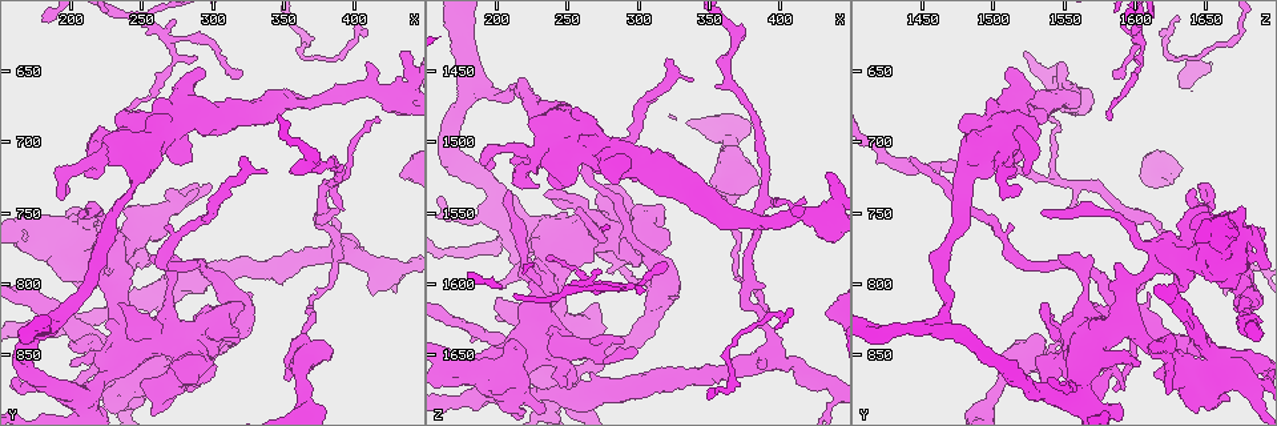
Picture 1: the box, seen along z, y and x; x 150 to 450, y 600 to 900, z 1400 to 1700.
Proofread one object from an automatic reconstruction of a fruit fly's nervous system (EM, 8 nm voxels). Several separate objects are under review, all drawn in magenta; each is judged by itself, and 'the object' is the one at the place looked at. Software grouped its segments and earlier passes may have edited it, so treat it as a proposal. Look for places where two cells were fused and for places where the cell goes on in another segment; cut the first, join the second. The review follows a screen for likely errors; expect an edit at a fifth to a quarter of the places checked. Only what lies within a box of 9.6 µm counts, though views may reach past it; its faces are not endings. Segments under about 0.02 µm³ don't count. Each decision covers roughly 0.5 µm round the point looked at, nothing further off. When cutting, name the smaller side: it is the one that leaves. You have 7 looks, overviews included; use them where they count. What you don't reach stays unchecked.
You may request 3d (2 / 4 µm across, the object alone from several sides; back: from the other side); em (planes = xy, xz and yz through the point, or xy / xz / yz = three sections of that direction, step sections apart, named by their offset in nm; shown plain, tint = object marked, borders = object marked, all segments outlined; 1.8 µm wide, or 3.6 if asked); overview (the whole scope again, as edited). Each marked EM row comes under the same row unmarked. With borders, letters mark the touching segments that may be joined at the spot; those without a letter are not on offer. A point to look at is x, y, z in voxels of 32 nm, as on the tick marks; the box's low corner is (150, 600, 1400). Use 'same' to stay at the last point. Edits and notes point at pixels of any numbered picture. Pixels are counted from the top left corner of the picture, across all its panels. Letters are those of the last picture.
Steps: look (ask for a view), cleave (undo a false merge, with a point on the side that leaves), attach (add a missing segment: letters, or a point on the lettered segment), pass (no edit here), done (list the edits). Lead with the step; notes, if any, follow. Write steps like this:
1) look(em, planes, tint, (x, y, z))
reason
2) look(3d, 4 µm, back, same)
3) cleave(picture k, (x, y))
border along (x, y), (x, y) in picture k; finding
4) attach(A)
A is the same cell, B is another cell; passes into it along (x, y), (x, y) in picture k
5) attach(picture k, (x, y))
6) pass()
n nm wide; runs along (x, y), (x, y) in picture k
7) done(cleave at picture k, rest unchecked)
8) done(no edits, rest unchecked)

look(em, xz, step 8, borders, (194, 726, 1504))
sharp bend

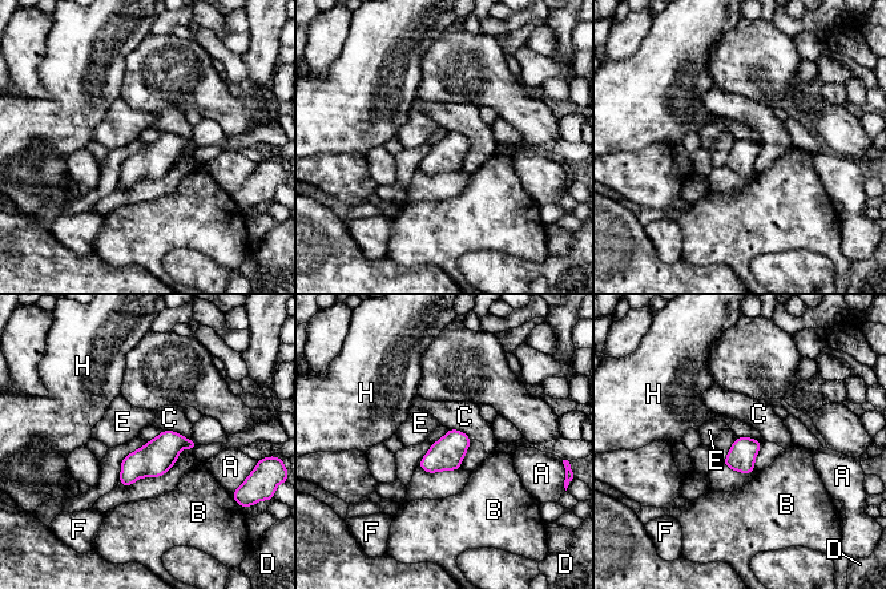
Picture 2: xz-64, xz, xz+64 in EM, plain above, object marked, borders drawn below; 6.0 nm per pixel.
pass()
170 nm wide; A, B, C, D, E, F and H are other cells; border along (162, 430), (170, 430), (192, 439) in picture 2; all the same cell

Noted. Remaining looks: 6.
look(3d, 4 µm, back, (282, 672, 1516))

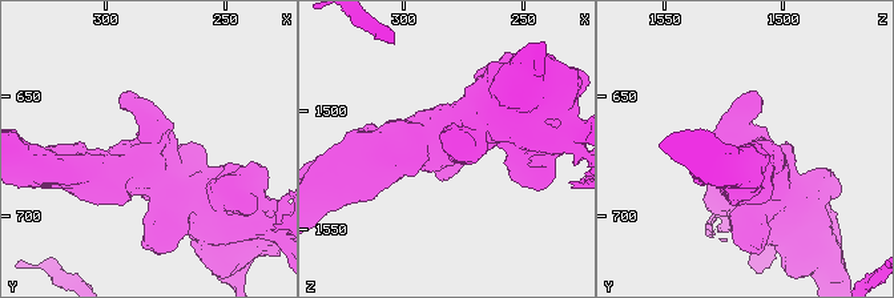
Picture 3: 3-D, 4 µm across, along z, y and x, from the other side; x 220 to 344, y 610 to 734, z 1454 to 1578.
look(em, 3.6 µm, xz, step 8, tint, same)
3 arms; arms of 280, 600, 650 nm; shape alone is not enough

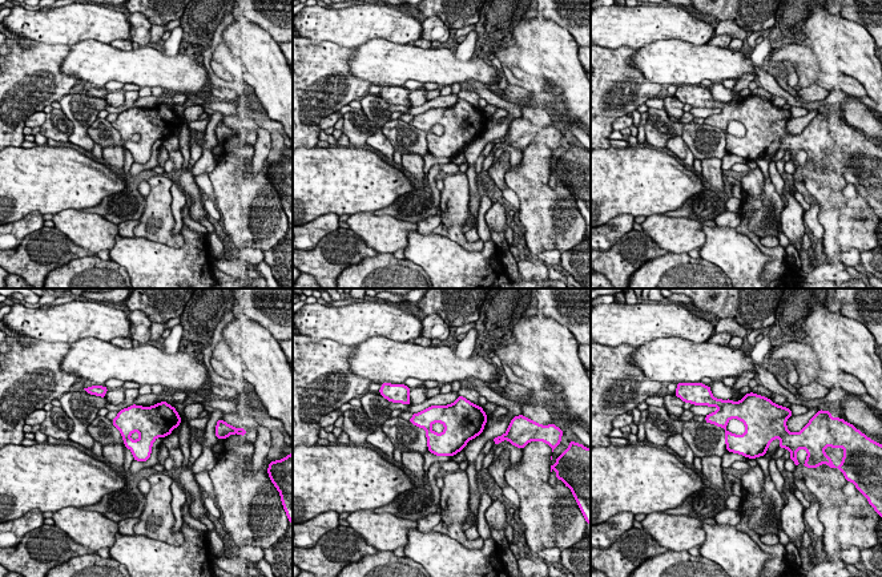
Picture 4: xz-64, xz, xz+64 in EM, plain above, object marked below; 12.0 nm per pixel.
look(em, 3.6 µm, yz, step 16, borders, same)
cut it another way

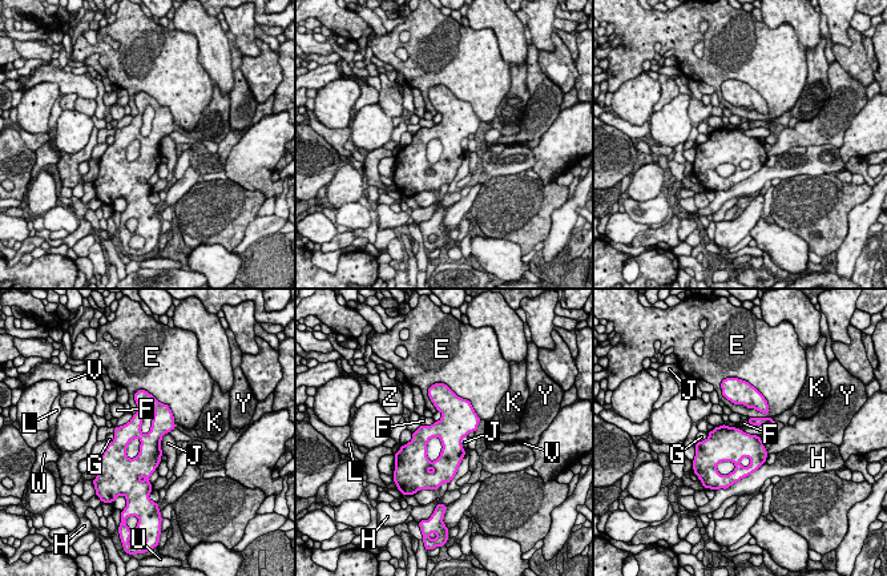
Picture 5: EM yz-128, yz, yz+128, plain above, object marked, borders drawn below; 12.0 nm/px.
pass()
E, F, G, H, J, K, L, U, V, W, Y and Z are other cells; border along (435, 422), (422, 426) in picture 5; all the same cell

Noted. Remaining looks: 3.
look(3d, 2 µm, (288, 734, 1640))
free end

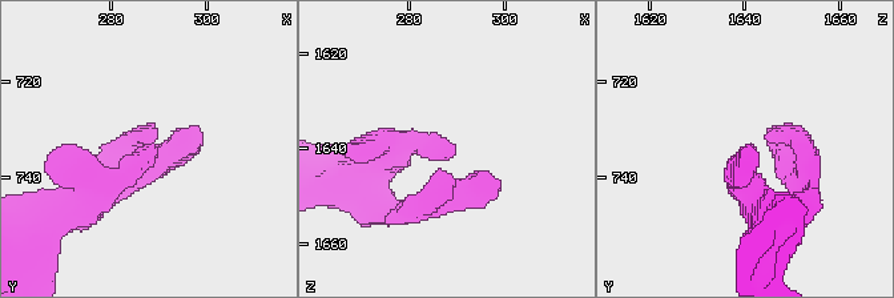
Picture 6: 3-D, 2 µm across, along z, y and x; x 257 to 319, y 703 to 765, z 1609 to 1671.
look(em, planes, borders, (289, 734, 1639))

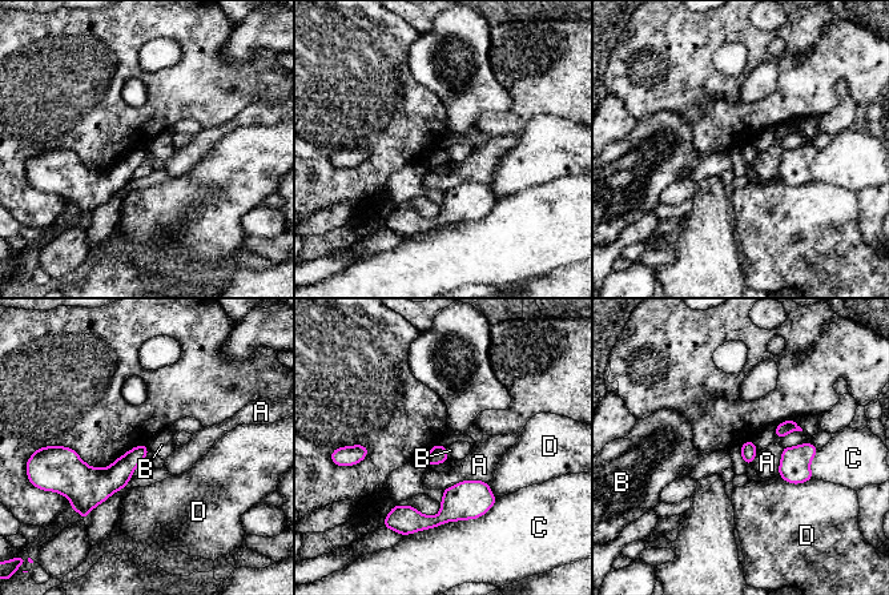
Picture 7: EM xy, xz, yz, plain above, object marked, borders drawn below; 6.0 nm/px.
pass()
A, B, C and D are other cells; no lettered segment goes on from it

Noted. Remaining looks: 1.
done(no edits, rest unchecked)

